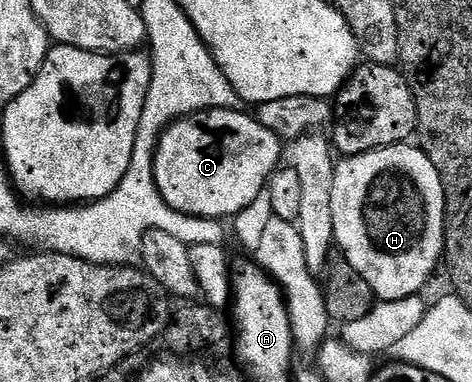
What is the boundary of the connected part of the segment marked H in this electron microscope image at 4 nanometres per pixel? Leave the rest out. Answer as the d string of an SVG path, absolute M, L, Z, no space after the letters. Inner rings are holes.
M413 143L393 144L387 148L368 150L364 154L339 159L334 165L334 181L332 182L332 222L334 223L334 238L337 247L349 264L361 274L364 282L368 282L368 286L372 286L375 297L379 301L403 300L409 296L419 295L423 291L422 287L429 282L430 275L443 263L446 250L446 191L436 166L432 166L426 153Z

